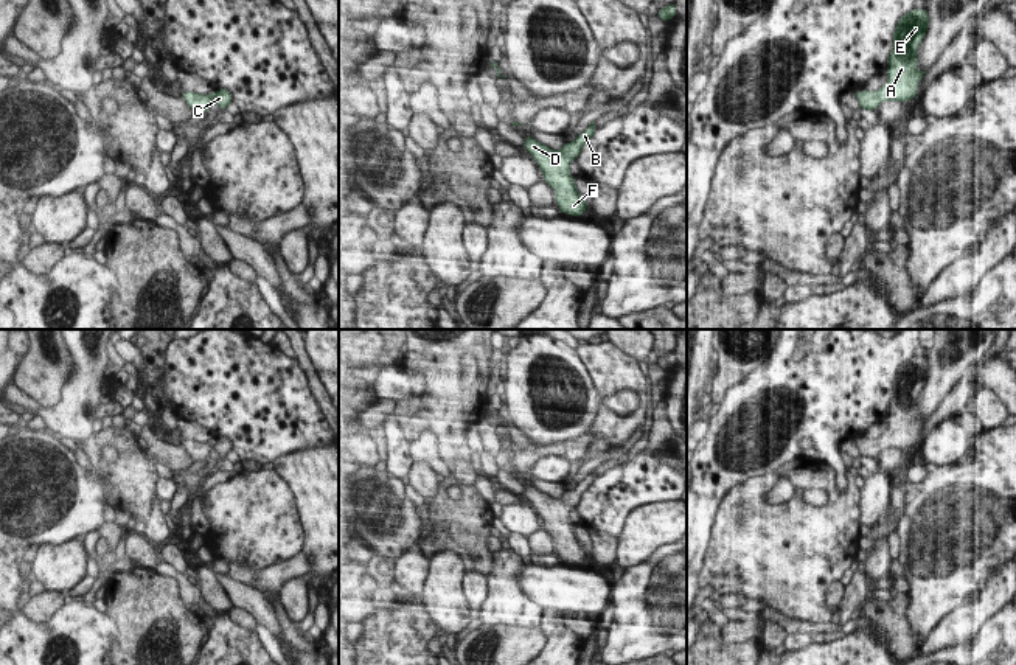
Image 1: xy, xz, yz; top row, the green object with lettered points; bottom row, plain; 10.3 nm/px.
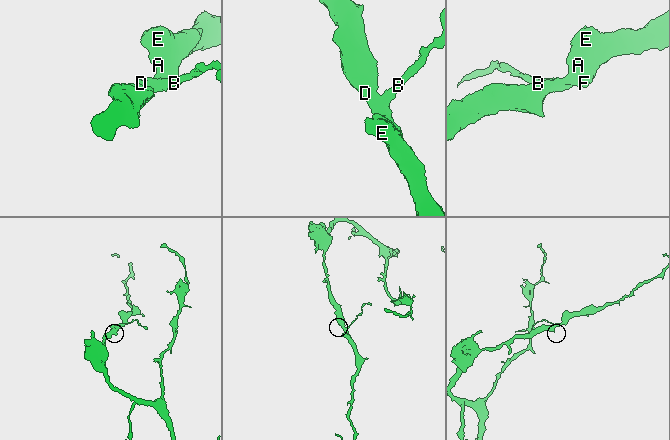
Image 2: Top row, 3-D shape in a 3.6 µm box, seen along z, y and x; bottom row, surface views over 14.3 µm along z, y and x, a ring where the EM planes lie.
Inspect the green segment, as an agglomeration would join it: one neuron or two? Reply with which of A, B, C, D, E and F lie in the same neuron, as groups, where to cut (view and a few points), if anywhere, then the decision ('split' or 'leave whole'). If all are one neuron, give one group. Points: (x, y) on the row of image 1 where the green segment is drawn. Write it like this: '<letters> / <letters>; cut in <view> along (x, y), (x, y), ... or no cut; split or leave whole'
A B C D E F; no cut; leave whole

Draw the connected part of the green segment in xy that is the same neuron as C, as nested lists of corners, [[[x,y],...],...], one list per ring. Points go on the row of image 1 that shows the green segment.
[[[219,89],[210,95],[185,92],[182,93],[182,99],[185,99],[193,112],[208,112],[211,103],[214,101],[222,110],[233,101],[231,92],[227,89]]]

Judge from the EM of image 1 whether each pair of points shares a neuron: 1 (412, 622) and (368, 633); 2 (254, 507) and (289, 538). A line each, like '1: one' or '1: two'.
1: one
2: one

